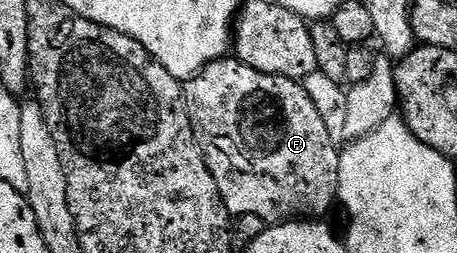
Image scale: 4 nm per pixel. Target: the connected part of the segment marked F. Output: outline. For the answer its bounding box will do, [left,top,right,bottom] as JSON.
[183,56,341,224]

